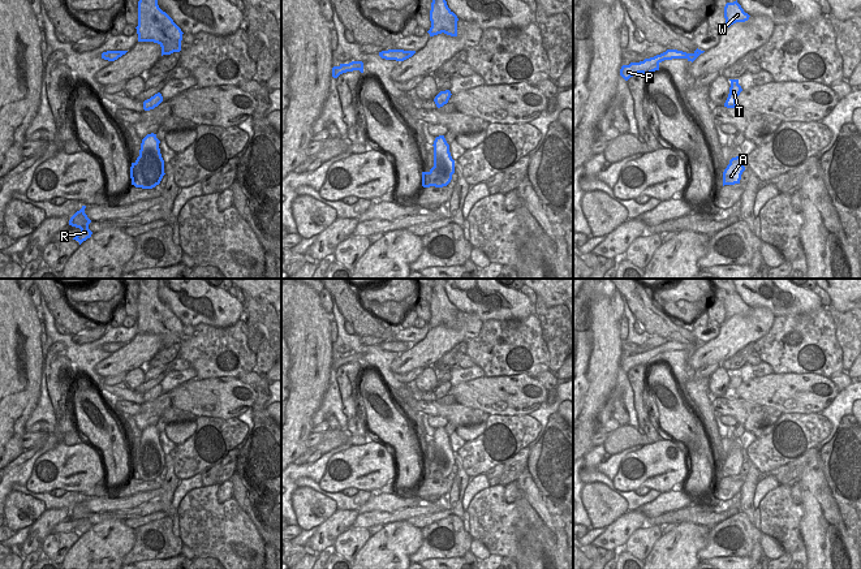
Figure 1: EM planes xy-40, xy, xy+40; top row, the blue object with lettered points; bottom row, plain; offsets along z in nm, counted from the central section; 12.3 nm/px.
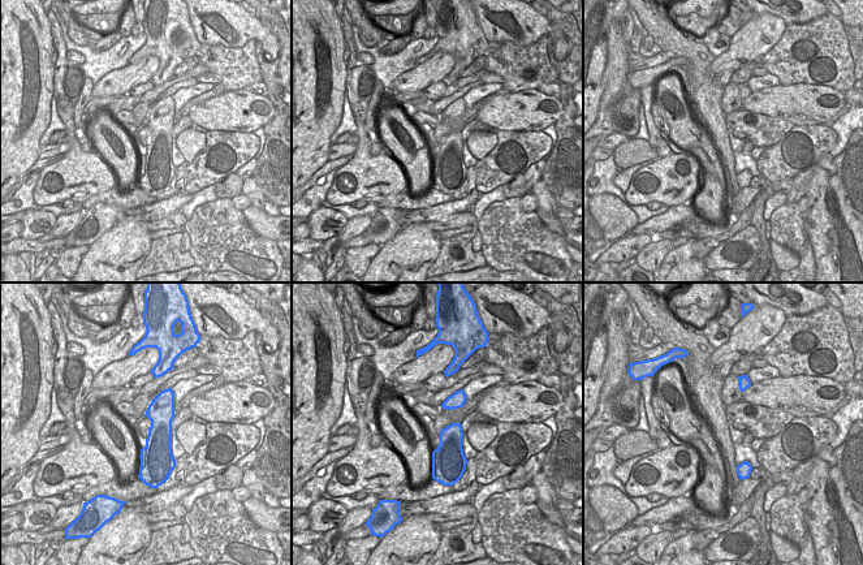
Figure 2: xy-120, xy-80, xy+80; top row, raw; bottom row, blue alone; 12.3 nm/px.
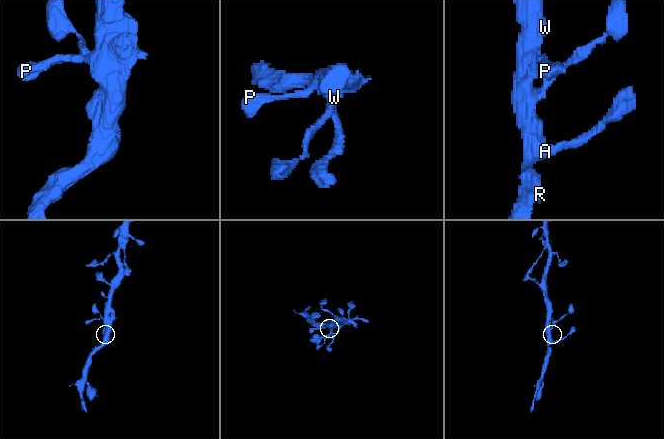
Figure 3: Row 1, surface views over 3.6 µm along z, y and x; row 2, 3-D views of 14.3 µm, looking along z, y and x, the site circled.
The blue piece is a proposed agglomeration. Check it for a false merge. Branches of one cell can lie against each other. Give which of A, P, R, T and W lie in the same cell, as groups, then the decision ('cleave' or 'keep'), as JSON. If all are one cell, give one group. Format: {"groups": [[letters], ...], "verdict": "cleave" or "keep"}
{"groups": [["A", "P", "R", "T", "W"]], "verdict": "keep"}

